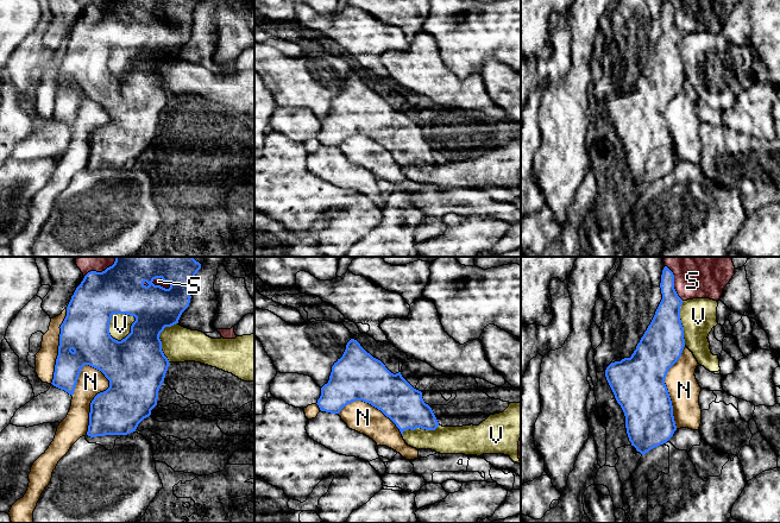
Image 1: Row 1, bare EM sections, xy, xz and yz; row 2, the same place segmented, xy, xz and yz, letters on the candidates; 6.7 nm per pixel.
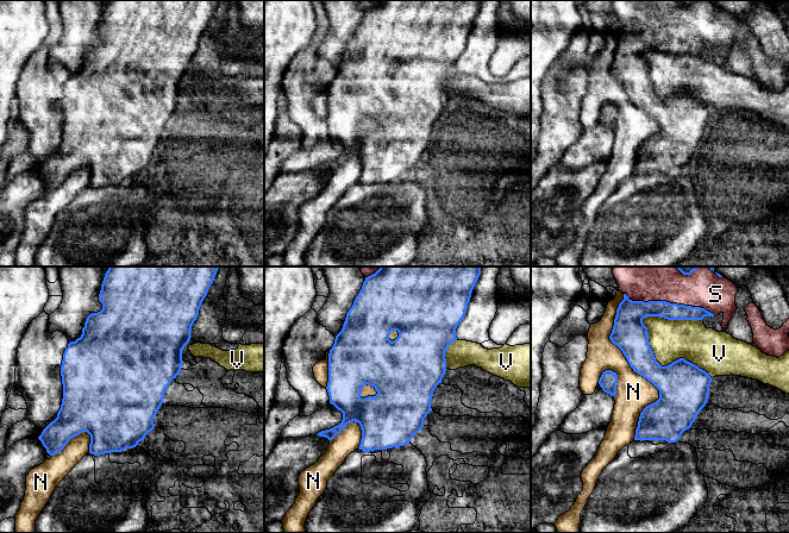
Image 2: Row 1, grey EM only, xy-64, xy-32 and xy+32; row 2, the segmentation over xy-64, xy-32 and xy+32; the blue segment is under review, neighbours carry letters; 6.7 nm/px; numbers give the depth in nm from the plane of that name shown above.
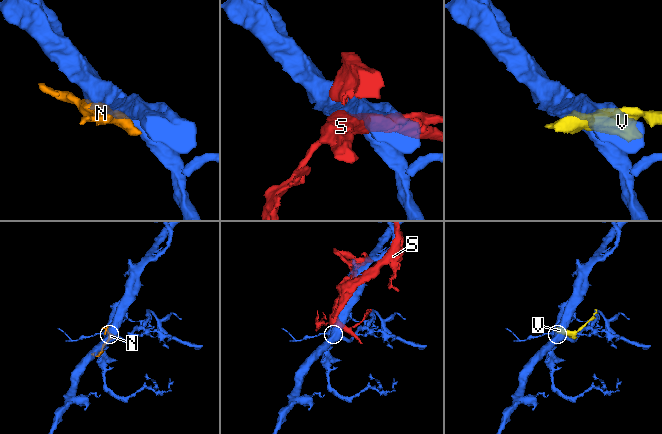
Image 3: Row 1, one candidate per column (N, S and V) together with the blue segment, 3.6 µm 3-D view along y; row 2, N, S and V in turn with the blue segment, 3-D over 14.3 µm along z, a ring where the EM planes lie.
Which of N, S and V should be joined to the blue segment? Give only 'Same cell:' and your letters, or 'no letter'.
Same cell: N

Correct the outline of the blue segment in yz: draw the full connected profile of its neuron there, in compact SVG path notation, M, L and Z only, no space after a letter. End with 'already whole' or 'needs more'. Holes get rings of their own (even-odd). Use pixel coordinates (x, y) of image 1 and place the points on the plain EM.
M667 0L662 4L660 21L662 33L636 83L630 92L611 96L605 103L606 114L624 146L629 175L642 189L666 177L677 163L698 164L702 157L702 121L694 109L699 97L685 80L680 53L682 33L674 23L674 8Z; needs more

